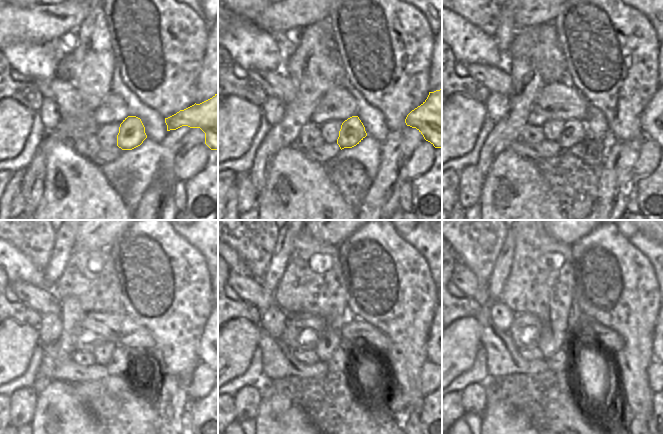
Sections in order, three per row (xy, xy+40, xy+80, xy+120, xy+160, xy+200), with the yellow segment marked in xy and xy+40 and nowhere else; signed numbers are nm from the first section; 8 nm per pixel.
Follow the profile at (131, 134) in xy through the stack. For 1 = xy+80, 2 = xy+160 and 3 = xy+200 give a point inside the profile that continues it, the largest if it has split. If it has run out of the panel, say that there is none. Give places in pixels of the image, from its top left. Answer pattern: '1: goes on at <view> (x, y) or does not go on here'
1: goes on at xy+80 (574, 132)
2: goes on at xy+160 (340, 357)
3: goes on at xy+200 (562, 358)

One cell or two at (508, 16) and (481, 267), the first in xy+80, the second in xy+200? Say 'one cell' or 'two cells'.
two cells

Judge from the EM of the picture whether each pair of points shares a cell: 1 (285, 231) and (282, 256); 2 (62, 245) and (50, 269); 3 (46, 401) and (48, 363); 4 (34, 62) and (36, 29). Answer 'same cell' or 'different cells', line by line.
1: same cell
2: same cell
3: different cells
4: different cells

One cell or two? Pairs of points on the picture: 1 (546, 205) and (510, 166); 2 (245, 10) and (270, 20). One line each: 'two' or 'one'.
1: one
2: two

